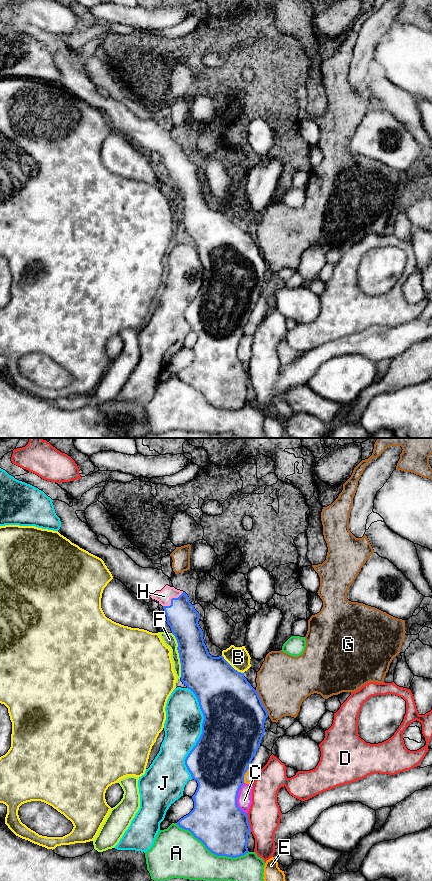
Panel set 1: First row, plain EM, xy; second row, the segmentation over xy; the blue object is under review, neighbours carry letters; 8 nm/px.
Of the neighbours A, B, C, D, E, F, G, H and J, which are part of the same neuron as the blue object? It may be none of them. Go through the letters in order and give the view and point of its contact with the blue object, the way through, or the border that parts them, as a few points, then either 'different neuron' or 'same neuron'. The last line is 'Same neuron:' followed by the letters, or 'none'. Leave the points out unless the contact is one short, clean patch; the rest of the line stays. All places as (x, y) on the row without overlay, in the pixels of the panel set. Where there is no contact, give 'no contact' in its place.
A: meets blue in xy at (212, 404); different neuron
B: meets blue in xy at (231, 218); different neuron
C: meets blue in xy at (236, 351); different neuron
D: meets blue in xy at (248, 374); different neuron
E: meets blue in xy at (244, 326); different neuron
F: meets blue in xy at (179, 207); border along xy (171, 185), (177, 195), (180, 229); different neuron
G: meets blue in xy at (261, 255); border along xy (255, 242), (268, 267); different neuron
H: meets blue in xy at (171, 151); runs through xy (182, 169), (176, 156), (171, 151), (164, 148); same neuron
J: meets blue in xy at (202, 285); different neuron
Same neuron: H

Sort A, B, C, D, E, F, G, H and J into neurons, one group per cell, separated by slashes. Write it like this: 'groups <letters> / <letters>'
groups A / B / C / D / E / F / G / H / J

